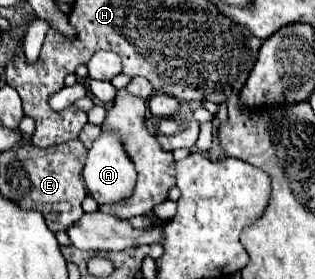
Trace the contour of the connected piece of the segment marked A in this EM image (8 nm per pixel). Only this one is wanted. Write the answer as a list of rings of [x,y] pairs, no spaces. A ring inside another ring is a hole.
[[[102,132],[94,142],[92,148],[88,150],[86,156],[86,164],[84,164],[84,182],[86,188],[90,192],[90,196],[98,202],[98,204],[110,204],[110,202],[118,202],[124,200],[126,196],[132,194],[134,184],[136,184],[136,170],[134,170],[134,162],[128,156],[124,142],[120,140],[120,132]]]

